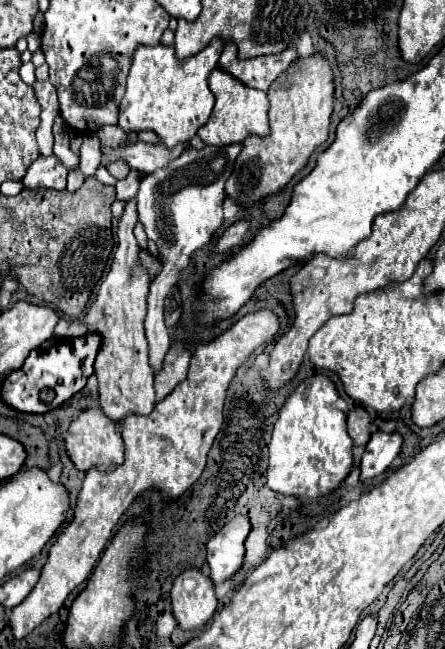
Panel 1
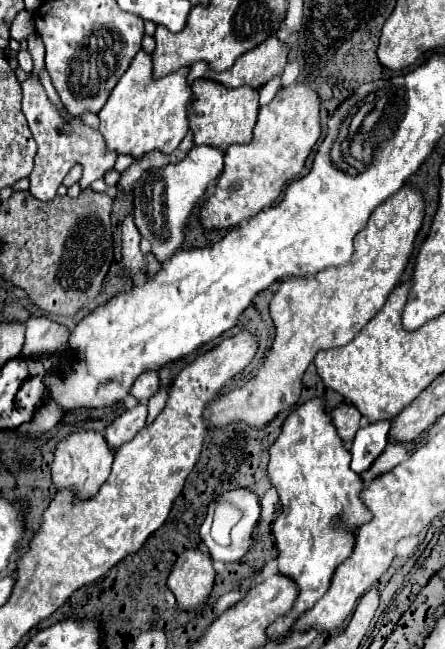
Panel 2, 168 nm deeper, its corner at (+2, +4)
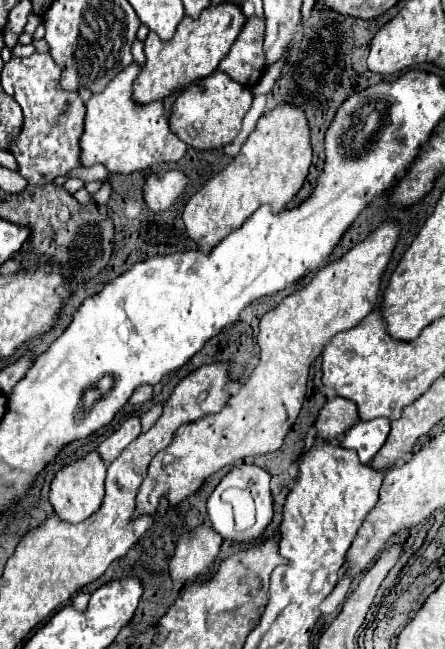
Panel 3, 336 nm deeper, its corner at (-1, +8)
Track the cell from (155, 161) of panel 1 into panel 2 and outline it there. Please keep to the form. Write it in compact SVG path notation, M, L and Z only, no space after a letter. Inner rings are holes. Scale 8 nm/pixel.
M30 76L24 84L24 98L22 98L22 110L26 114L26 120L30 124L32 136L38 144L38 152L34 156L34 170L28 176L30 178L30 192L38 198L38 200L52 200L56 196L56 190L64 176L68 174L68 170L80 162L84 166L84 174L82 174L82 190L88 188L96 178L102 178L106 170L114 168L116 164L116 152L108 152L108 148L104 148L104 136L100 136L100 132L84 126L80 122L80 118L72 118L68 122L64 122L64 118L56 112L56 108L52 106L52 102L48 100L42 84Z

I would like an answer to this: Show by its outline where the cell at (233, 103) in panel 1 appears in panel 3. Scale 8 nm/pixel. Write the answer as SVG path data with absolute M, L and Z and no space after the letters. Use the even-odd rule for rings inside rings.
M213 72L209 78L201 80L201 88L197 84L197 88L187 88L179 94L169 114L169 128L195 150L223 148L239 134L243 116L251 108L251 100L251 88L233 82L223 72Z

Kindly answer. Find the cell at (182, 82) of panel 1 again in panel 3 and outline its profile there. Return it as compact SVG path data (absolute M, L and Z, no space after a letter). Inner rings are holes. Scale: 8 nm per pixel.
M127 66L107 84L107 88L103 88L103 92L97 92L87 100L85 128L79 138L81 166L103 164L109 174L131 174L153 164L179 162L183 158L187 144L169 130L163 104L151 102L141 106L131 100L131 84L139 72L141 66Z

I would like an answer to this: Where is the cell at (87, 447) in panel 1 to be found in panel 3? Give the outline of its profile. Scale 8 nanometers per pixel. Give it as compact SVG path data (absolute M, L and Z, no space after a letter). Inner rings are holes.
M91 452L87 454L85 458L61 468L53 482L51 482L51 494L49 494L49 500L55 508L55 514L63 520L63 522L69 522L69 524L79 524L83 522L85 518L89 518L99 506L101 506L101 500L103 500L103 484L105 484L105 472L107 472L107 466L105 462L99 458L97 452Z

